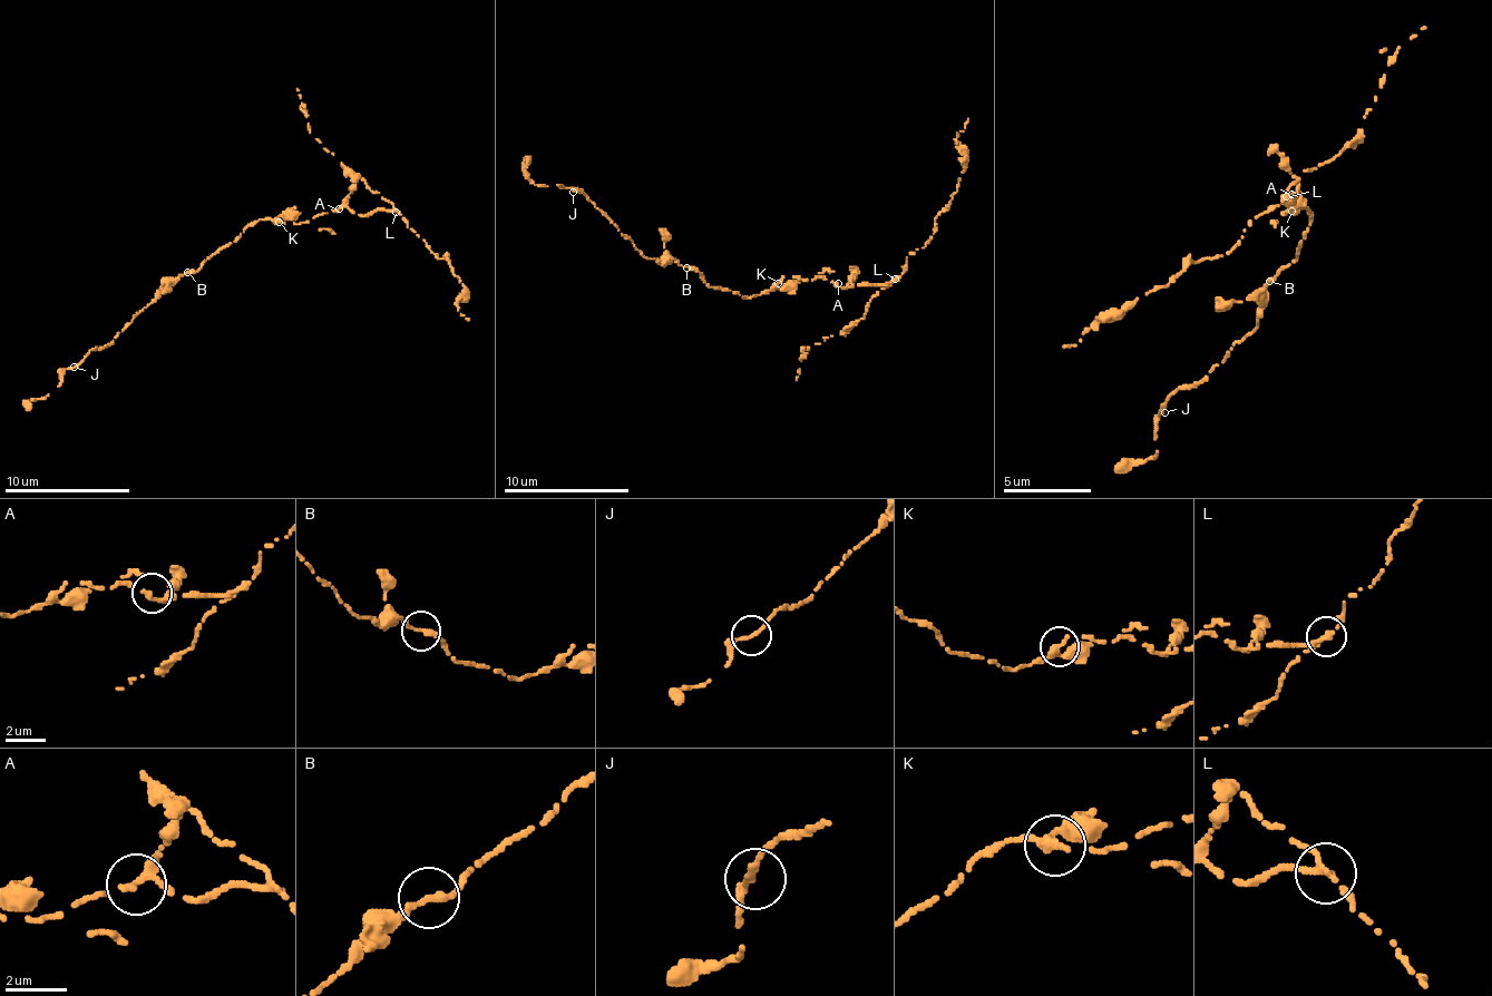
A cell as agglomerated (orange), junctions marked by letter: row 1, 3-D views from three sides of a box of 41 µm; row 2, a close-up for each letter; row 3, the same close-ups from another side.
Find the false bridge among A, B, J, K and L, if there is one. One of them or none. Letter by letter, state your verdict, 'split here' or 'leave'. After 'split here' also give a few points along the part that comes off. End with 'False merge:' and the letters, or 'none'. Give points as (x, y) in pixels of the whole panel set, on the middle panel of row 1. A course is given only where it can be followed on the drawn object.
A: leave
B: leave
J: leave
K: leave
L: split here; course (895, 280), (907, 257), (929, 238), (957, 188), (964, 150), (957, 135), (967, 119)
False merge: L

